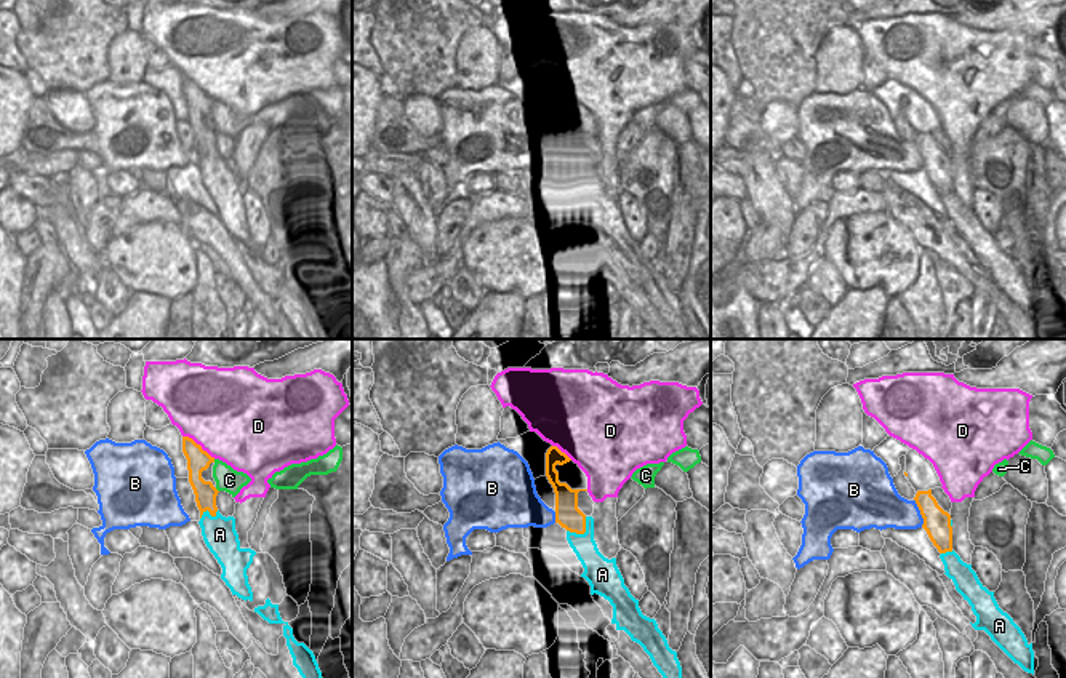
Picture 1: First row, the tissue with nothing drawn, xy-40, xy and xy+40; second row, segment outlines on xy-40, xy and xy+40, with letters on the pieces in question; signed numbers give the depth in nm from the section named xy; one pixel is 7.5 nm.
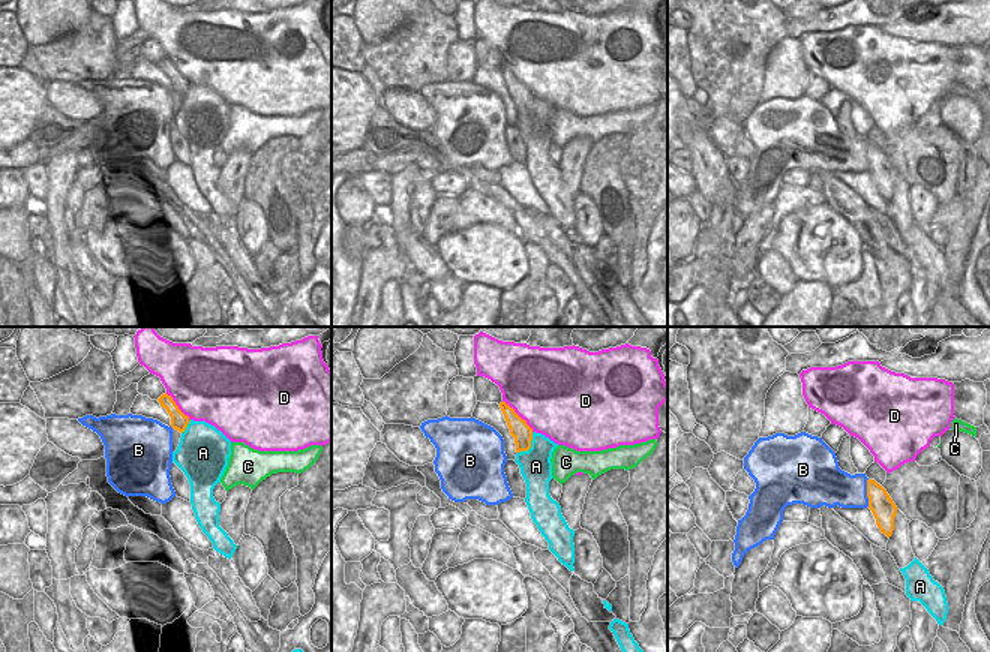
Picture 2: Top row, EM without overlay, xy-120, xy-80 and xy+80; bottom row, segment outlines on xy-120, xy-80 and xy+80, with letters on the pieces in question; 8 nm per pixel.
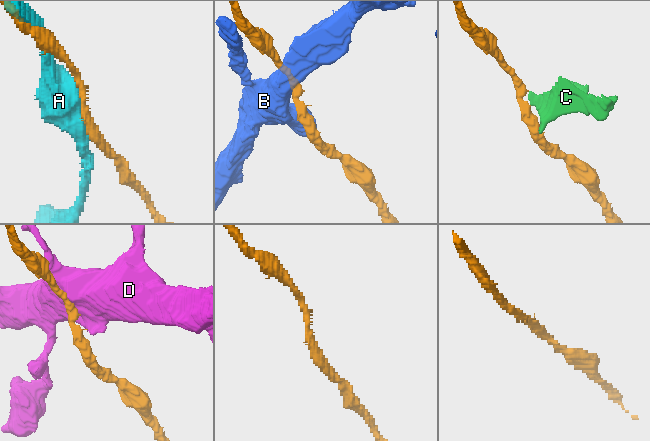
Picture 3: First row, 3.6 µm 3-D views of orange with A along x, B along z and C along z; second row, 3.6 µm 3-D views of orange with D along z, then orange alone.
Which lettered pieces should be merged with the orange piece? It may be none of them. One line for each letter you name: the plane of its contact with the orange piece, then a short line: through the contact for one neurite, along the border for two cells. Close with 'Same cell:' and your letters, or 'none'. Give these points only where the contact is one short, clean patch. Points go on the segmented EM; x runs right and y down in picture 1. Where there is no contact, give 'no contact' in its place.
Same cell: none

